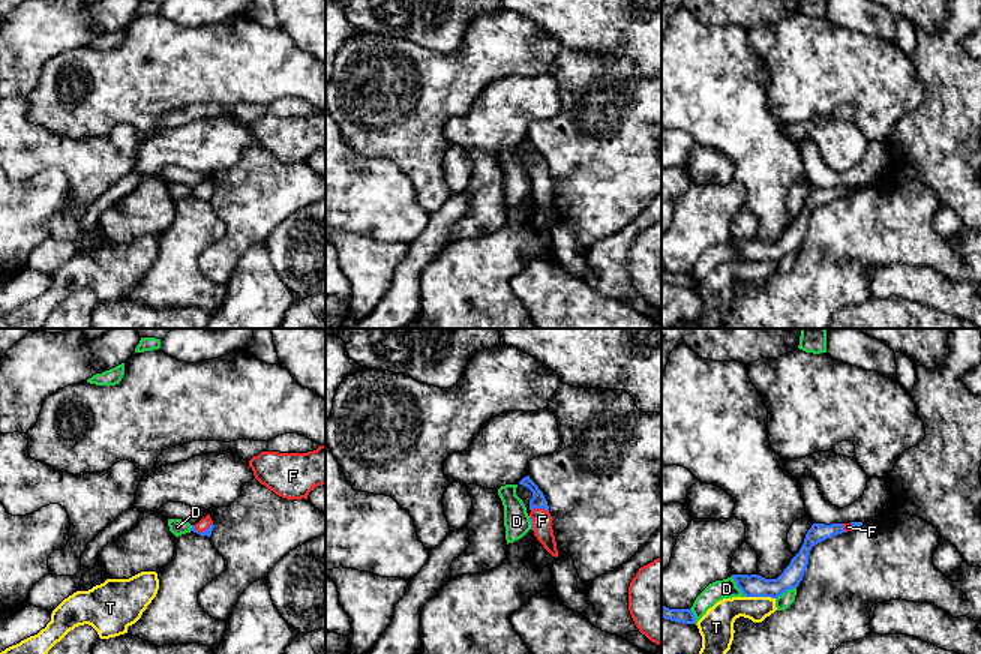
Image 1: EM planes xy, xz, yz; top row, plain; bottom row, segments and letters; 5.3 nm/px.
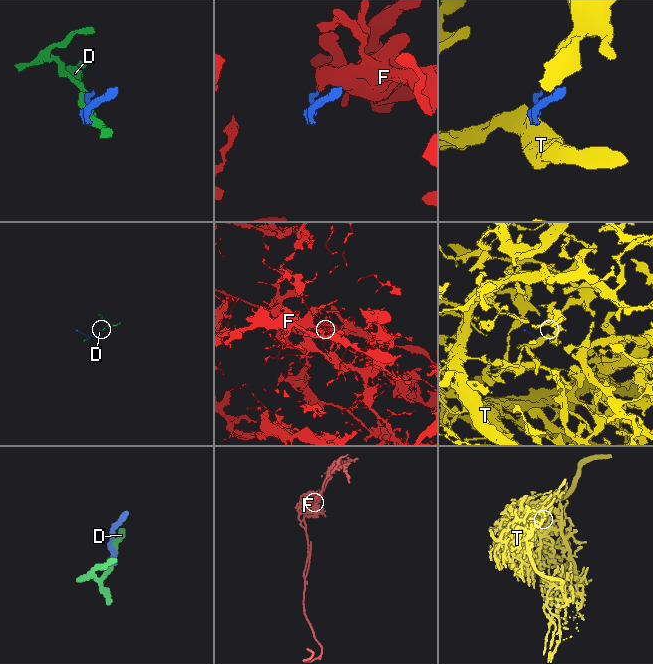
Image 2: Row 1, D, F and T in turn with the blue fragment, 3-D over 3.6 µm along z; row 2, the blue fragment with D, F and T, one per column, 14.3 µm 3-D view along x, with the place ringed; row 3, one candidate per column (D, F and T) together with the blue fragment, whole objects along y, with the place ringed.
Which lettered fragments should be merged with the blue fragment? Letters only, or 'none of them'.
F

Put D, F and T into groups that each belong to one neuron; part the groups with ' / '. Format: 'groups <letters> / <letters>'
groups D / F / T

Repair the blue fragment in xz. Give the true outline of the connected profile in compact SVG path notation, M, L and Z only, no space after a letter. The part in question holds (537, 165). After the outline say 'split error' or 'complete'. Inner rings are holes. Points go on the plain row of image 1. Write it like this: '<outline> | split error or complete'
M524 141L519 148L528 152L532 156L530 164L530 184L531 194L543 212L552 219L558 220L556 206L552 194L552 180L549 177L548 165L538 150L530 142Z | split error

